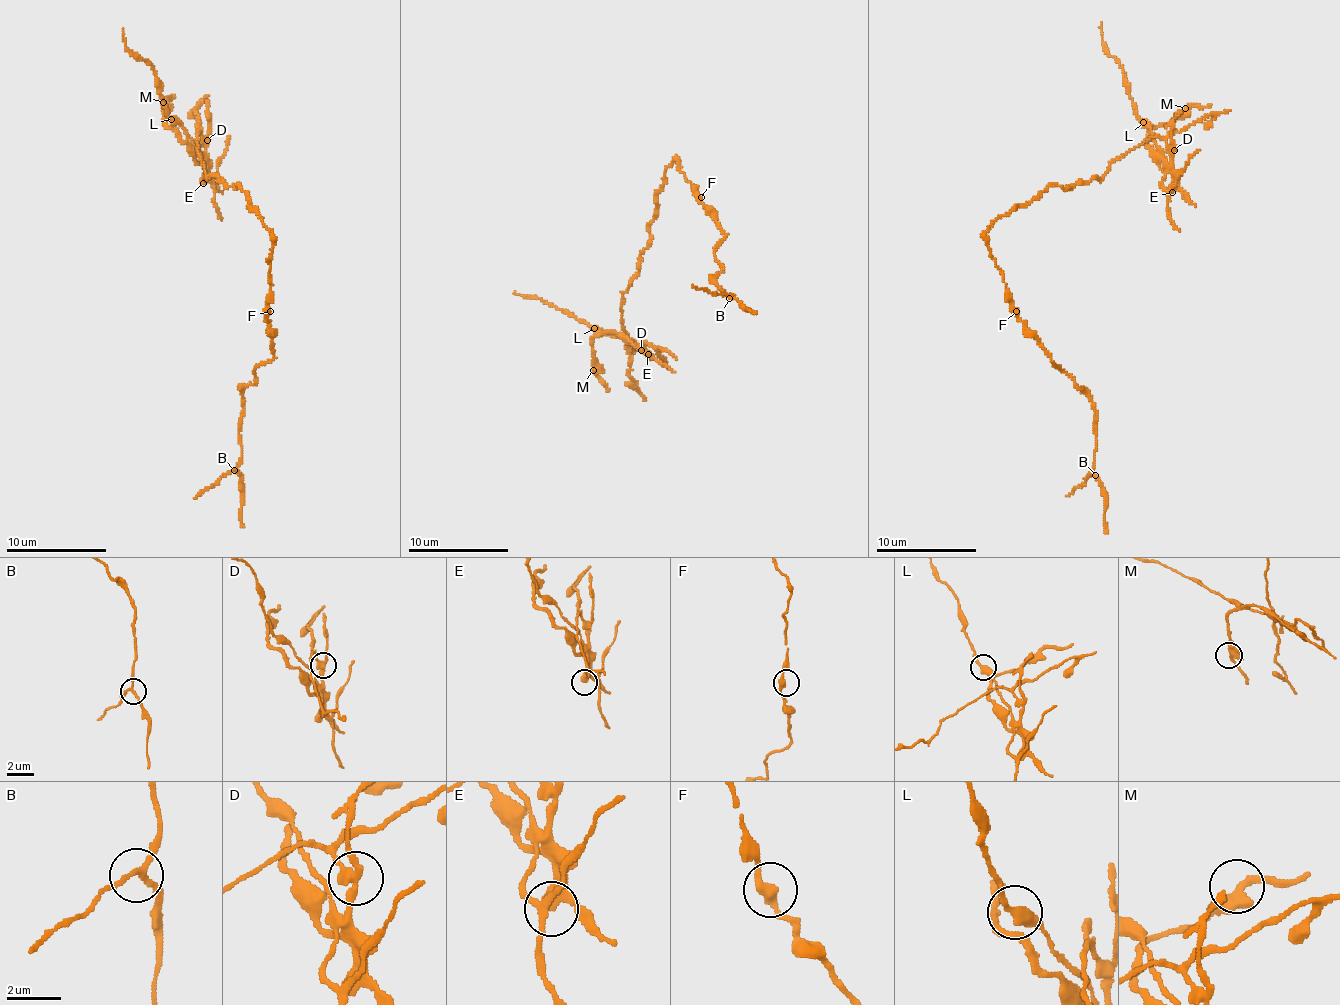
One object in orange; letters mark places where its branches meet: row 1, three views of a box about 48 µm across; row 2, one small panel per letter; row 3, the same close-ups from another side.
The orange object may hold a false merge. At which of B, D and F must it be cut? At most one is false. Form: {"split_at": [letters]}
{"split_at": ["D"]}

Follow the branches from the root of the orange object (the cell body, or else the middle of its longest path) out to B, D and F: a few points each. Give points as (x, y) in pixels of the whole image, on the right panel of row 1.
B: (1003, 215), (986, 234), (986, 244), (1006, 284), (1013, 313), (1092, 403), (1097, 423), (1095, 475)
D: (1003, 215), (1026, 207), (1050, 186), (1068, 188), (1101, 178), (1112, 162), (1153, 137), (1173, 150)
F: (1003, 215), (986, 234), (986, 244), (1006, 284), (1006, 296), (1016, 311)

